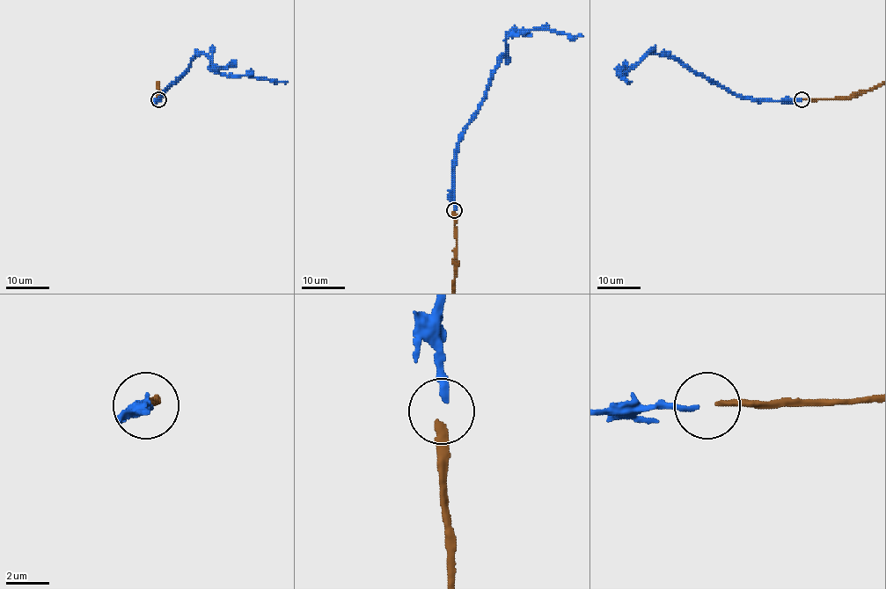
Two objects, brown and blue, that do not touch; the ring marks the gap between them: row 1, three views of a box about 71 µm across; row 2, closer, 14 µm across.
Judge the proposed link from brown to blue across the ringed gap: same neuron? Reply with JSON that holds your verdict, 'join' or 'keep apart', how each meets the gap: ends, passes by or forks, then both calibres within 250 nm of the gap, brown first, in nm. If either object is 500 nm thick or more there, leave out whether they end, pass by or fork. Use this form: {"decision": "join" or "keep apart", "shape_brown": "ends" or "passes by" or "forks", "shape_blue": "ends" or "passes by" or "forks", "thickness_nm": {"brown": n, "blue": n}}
{"decision": "join", "shape_brown": "ends", "shape_blue": "ends", "thickness_nm": {"brown": 300, "blue": 280}}

